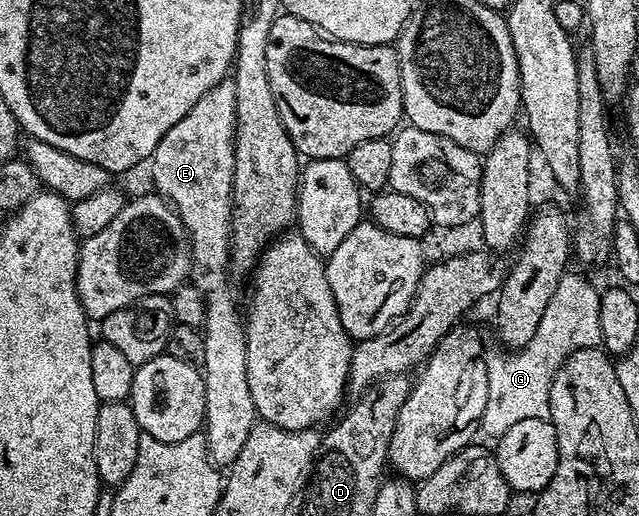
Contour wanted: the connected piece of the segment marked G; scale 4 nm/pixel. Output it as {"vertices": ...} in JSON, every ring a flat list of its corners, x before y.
{"vertices":[[566,271,555,287,555,295,551,295,551,303,547,303,547,311,543,311,543,319,539,319,539,328,531,335,531,343,522,349,501,353,490,352,486,356,487,363,487,407,483,411,480,432,492,439,499,439,507,431,507,427,515,427,522,419,546,419,547,387,555,379,557,366,580,349,592,349,601,345,601,328,599,327,599,303,601,293,585,277,573,271]]}

